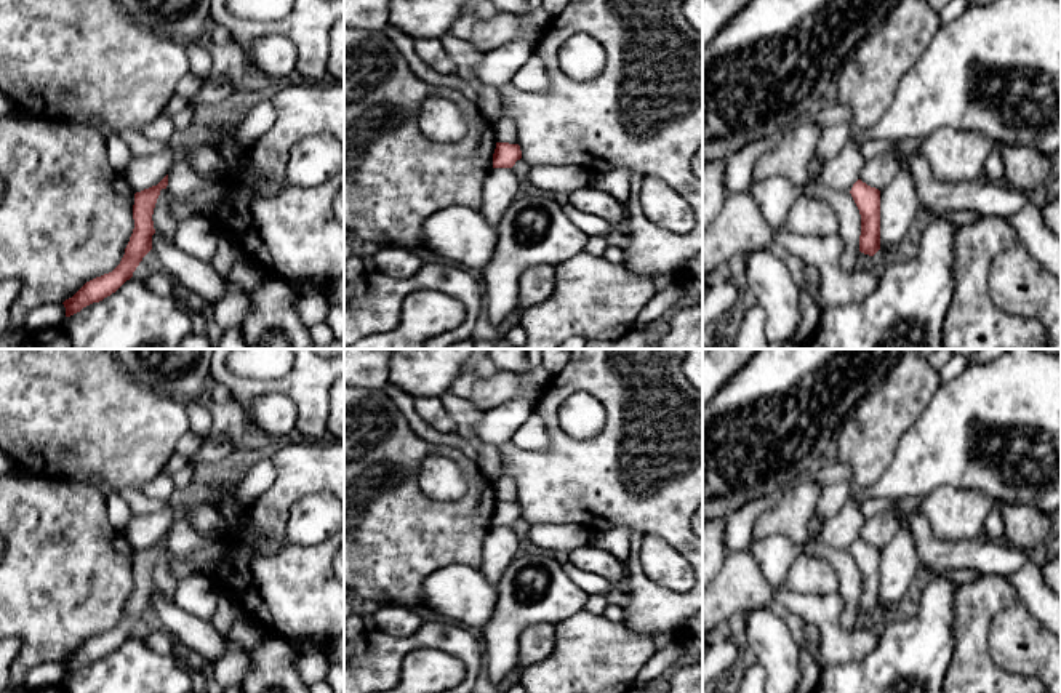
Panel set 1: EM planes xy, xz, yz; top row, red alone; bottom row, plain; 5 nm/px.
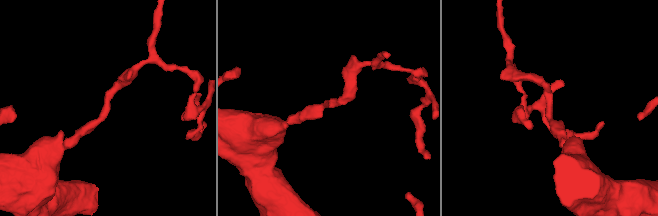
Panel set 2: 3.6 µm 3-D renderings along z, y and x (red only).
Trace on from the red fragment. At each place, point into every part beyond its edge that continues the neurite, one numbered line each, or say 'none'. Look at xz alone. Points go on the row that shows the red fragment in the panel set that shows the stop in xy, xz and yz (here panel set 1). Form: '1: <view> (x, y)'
none

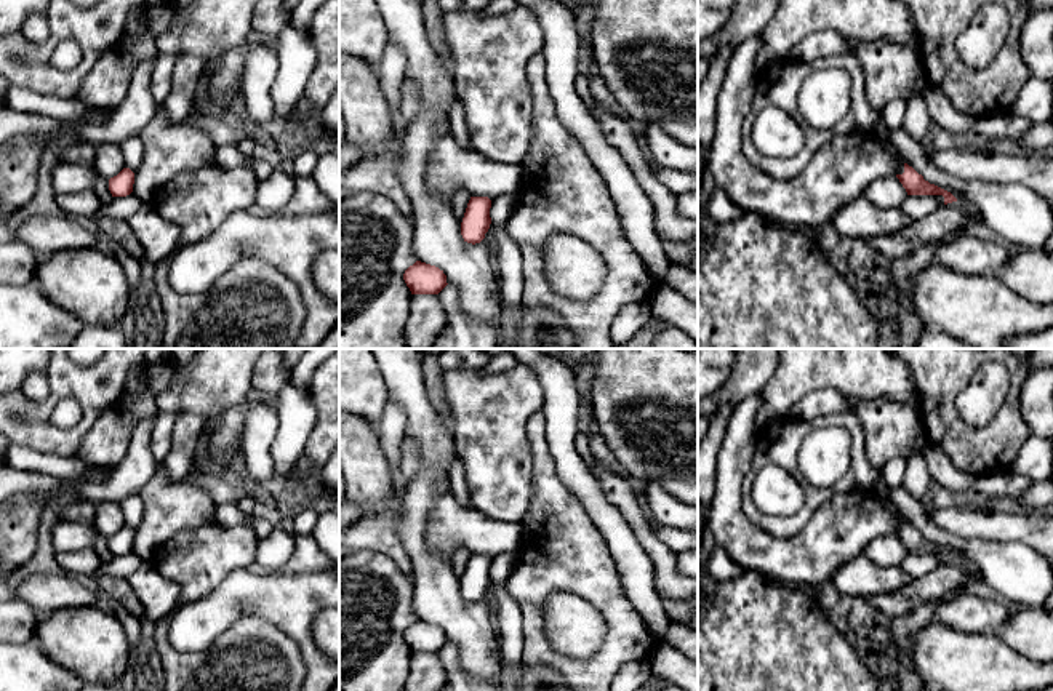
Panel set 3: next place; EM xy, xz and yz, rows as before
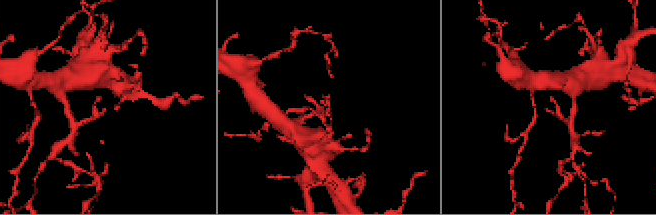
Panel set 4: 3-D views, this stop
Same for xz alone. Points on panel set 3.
none

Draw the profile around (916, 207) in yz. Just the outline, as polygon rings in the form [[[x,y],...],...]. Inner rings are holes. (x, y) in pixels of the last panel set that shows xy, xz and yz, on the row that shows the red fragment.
[[[907,195],[899,206],[911,219],[919,221],[944,206],[943,195]]]

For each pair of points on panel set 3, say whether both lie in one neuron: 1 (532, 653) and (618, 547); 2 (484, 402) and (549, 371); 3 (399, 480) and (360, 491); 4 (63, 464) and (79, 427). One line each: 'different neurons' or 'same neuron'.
1: different neurons
2: different neurons
3: different neurons
4: different neurons

